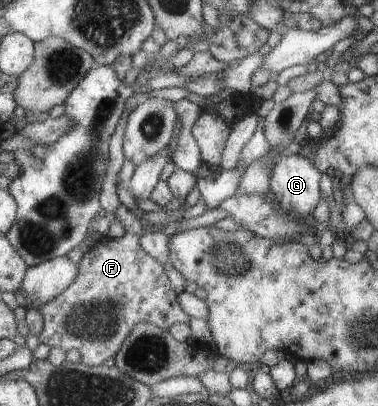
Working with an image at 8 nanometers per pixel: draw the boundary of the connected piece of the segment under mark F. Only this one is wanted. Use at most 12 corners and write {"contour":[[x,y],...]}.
{"contour":[[126,232],[94,242],[47,305],[39,343],[95,367],[137,325],[191,325],[179,293]]}

